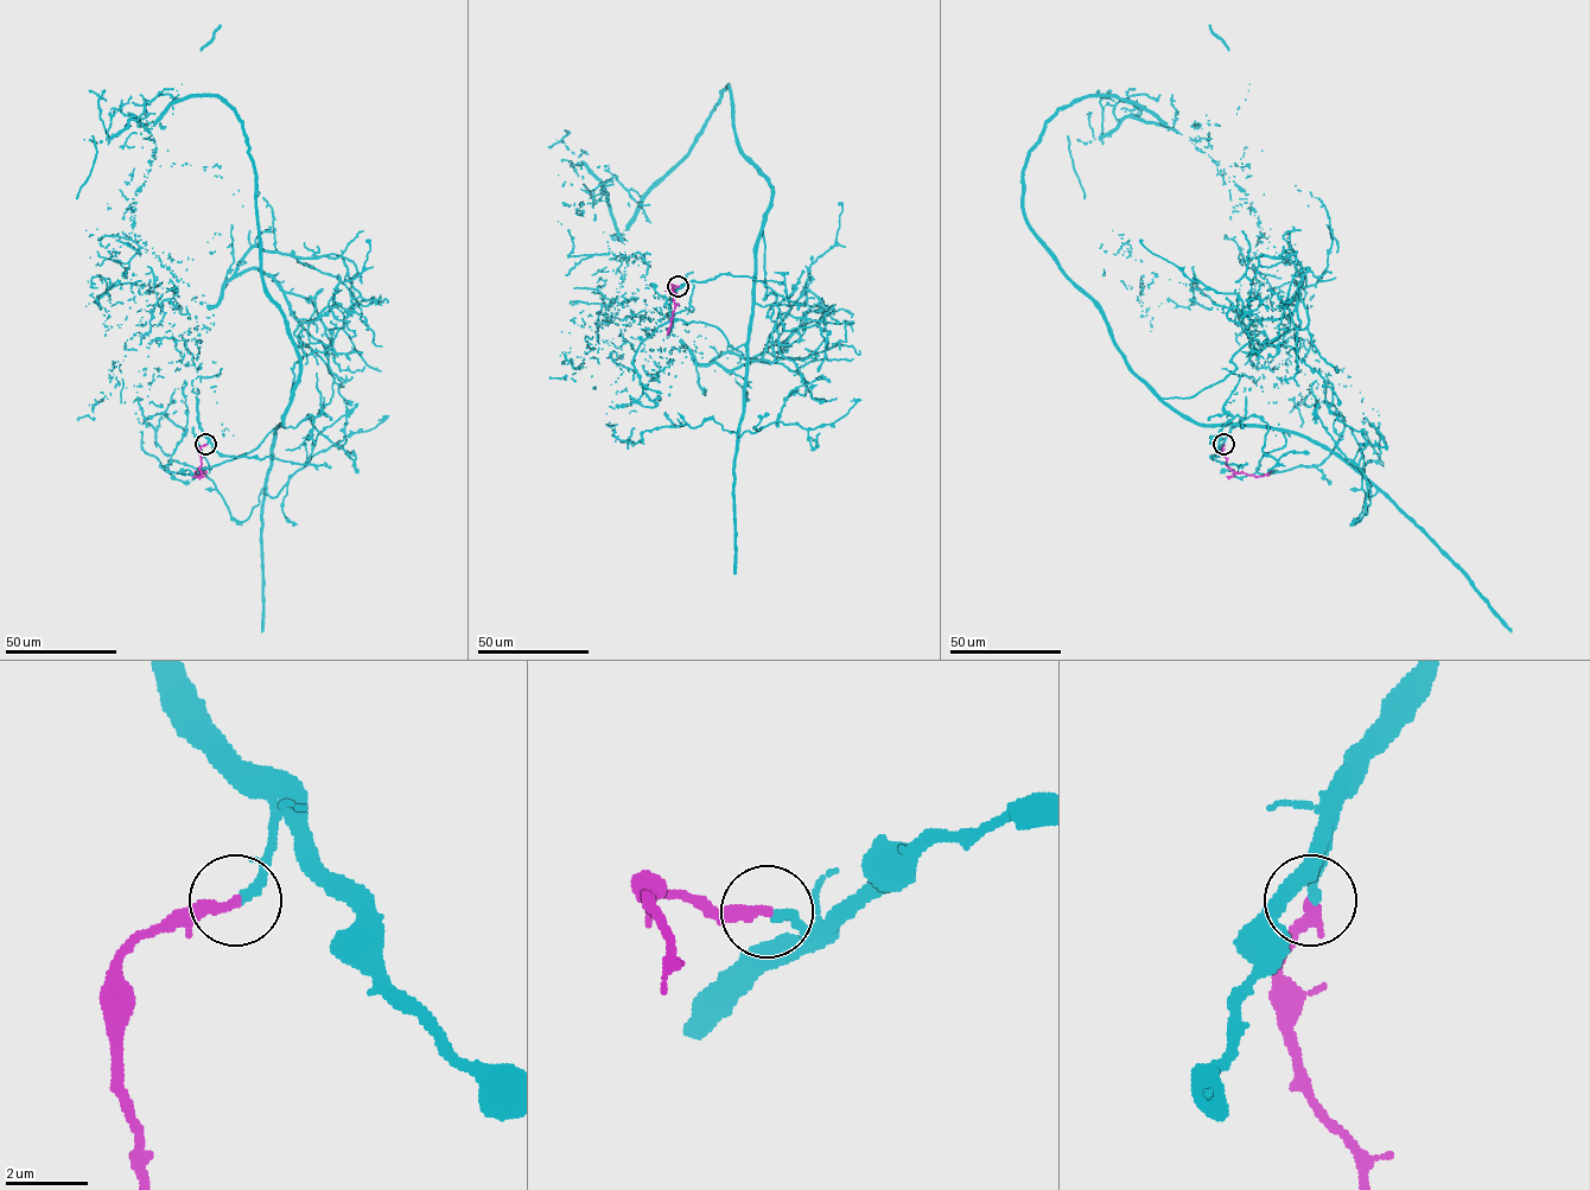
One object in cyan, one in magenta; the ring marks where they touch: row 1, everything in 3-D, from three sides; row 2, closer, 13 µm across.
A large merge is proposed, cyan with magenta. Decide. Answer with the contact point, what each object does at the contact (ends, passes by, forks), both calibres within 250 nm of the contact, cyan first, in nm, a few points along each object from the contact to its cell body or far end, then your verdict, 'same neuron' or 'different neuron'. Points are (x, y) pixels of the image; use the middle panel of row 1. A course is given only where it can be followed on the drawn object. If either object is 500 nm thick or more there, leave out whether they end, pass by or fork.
(678, 286) | cyan ends | magenta ends | 240/320 nm | cyan via (679, 286), (787, 297), (755, 301), (771, 188), (727, 86), (618, 231), (605, 324), (644, 330), (563, 352) | magenta via (679, 286), (672, 285), (675, 306), (667, 333) | same neuron

